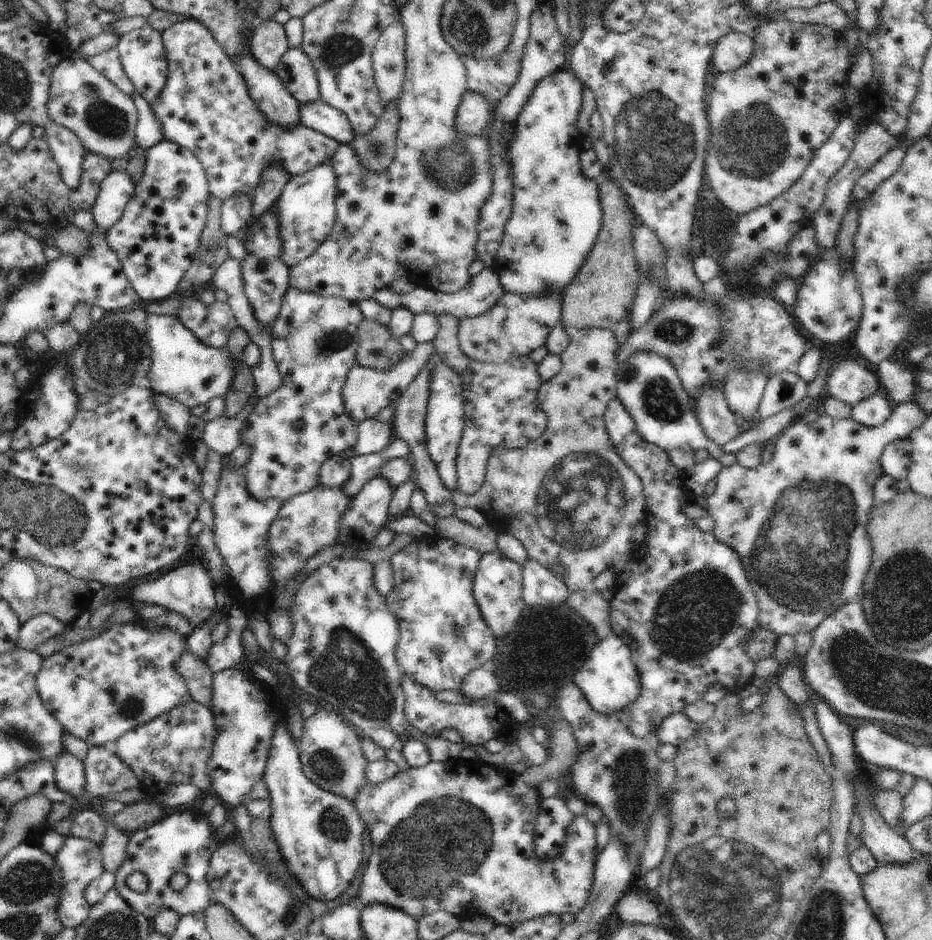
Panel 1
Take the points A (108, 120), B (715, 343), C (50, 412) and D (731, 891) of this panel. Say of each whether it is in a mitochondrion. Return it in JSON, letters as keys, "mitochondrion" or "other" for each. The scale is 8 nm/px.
{"A":"mitochondrion","B":"mitochondrion","C":"other","D":"mitochondrion"}

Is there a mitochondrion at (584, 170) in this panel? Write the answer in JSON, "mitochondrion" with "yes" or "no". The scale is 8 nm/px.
{"mitochondrion":"no"}

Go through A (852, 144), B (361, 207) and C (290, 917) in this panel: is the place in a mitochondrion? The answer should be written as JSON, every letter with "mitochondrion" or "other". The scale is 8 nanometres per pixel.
{"A":"other","B":"other","C":"mitochondrion"}

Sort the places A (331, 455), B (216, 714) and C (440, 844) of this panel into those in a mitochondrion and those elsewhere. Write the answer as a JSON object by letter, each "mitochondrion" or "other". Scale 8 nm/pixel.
{"A":"other","B":"other","C":"mitochondrion"}

